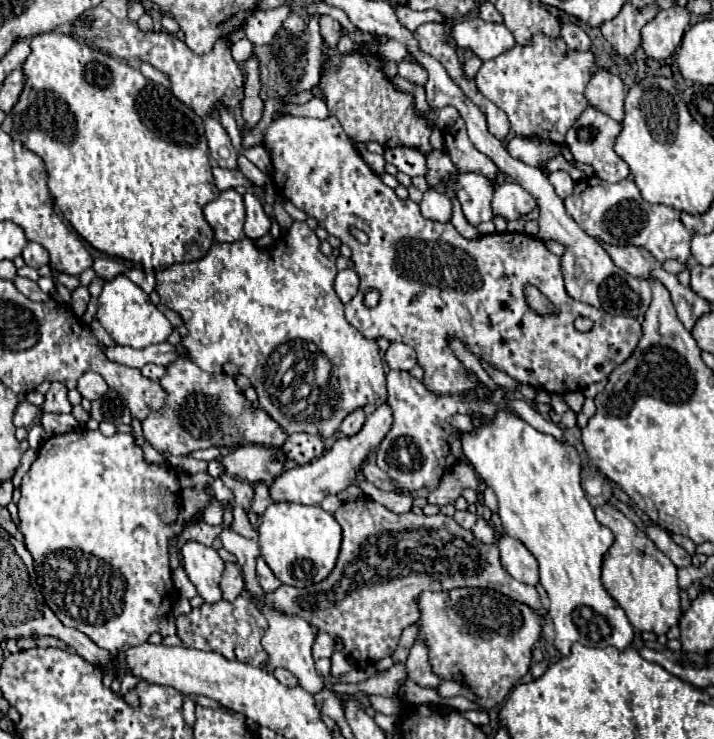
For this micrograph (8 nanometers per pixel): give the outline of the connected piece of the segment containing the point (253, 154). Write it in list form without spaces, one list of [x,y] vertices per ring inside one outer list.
[[[258,145],[248,150],[242,149],[240,153],[243,153],[253,164],[267,175],[272,174],[271,161],[263,146]]]

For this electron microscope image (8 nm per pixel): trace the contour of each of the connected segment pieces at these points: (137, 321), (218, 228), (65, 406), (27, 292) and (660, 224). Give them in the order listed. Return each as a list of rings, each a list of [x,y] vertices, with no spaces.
[[[118,276],[118,278],[104,284],[104,288],[98,296],[98,314],[96,314],[96,318],[100,320],[100,324],[106,328],[106,332],[118,344],[138,348],[138,350],[146,348],[150,344],[166,342],[166,338],[174,330],[172,324],[168,322],[168,318],[150,302],[148,294],[126,276]]]
[[[224,190],[220,196],[204,206],[206,222],[214,228],[218,242],[236,242],[244,238],[244,200],[236,190]]]
[[[52,382],[50,390],[46,392],[46,402],[44,402],[44,412],[54,412],[54,414],[68,414],[72,410],[72,404],[68,402],[66,396],[66,386],[60,382]]]
[[[16,276],[12,282],[14,282],[14,286],[16,286],[26,298],[30,298],[30,300],[34,300],[34,302],[44,302],[44,300],[48,300],[48,294],[44,294],[34,280]]]
[[[586,176],[584,180],[576,182],[572,196],[568,196],[564,204],[576,224],[598,242],[616,246],[640,246],[660,262],[670,258],[686,262],[690,258],[692,234],[682,226],[680,212],[664,204],[646,202],[638,186],[628,178],[616,184],[608,184],[598,176]]]

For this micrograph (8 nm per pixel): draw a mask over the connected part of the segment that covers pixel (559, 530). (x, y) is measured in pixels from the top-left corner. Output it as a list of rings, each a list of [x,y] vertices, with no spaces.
[[[498,408],[490,422],[484,422],[480,416],[472,416],[472,426],[472,432],[460,434],[462,452],[474,466],[476,474],[484,478],[486,484],[494,490],[500,504],[498,514],[502,518],[506,534],[520,540],[540,564],[540,584],[550,596],[548,614],[556,628],[556,648],[562,652],[562,656],[568,656],[574,642],[594,648],[628,648],[634,636],[632,624],[628,622],[628,616],[620,608],[620,604],[604,590],[600,582],[602,558],[612,546],[614,536],[610,528],[596,520],[594,508],[590,506],[580,486],[582,460],[578,456],[578,450],[568,442],[560,442],[550,434],[538,432],[528,422],[524,422],[512,408]]]

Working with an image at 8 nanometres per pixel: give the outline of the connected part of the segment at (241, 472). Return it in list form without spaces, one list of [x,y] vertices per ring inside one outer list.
[[[256,444],[234,448],[226,456],[216,456],[216,462],[228,474],[248,480],[250,484],[254,484],[254,482],[270,484],[276,476],[282,474],[284,460],[286,460],[286,456],[280,450],[262,448]]]

